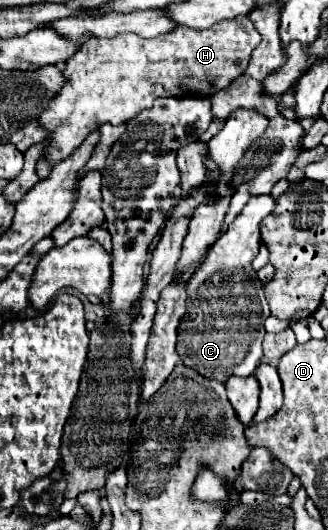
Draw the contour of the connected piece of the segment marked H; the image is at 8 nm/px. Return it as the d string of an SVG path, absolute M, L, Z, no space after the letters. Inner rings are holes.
M236 16L232 20L224 20L214 24L208 30L194 28L176 28L176 32L168 36L160 36L154 40L138 38L136 34L120 34L116 38L94 38L80 46L80 50L66 62L62 70L68 82L62 86L56 98L52 98L50 106L42 112L40 124L50 130L52 148L44 152L50 162L68 158L76 146L98 126L98 124L122 124L138 116L142 110L152 108L152 102L160 96L200 96L210 98L220 90L226 90L246 68L250 62L252 50L262 42L258 30L250 22L248 16Z

